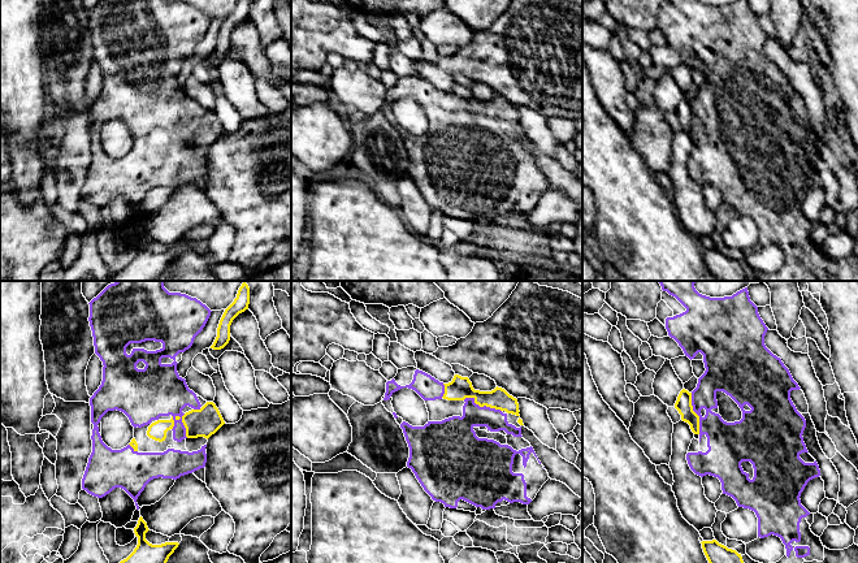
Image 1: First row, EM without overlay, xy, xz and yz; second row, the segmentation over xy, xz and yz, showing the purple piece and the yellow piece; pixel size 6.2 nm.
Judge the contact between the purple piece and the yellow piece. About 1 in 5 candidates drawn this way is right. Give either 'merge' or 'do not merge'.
do not merge

